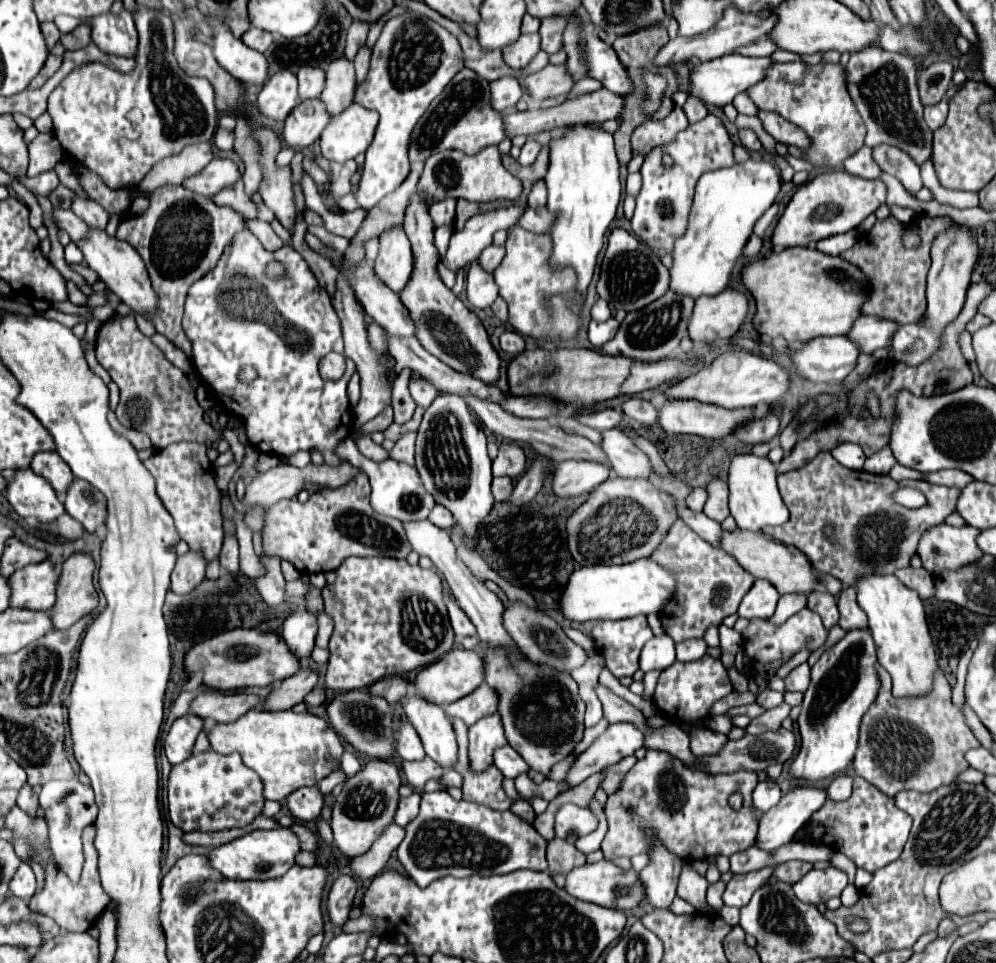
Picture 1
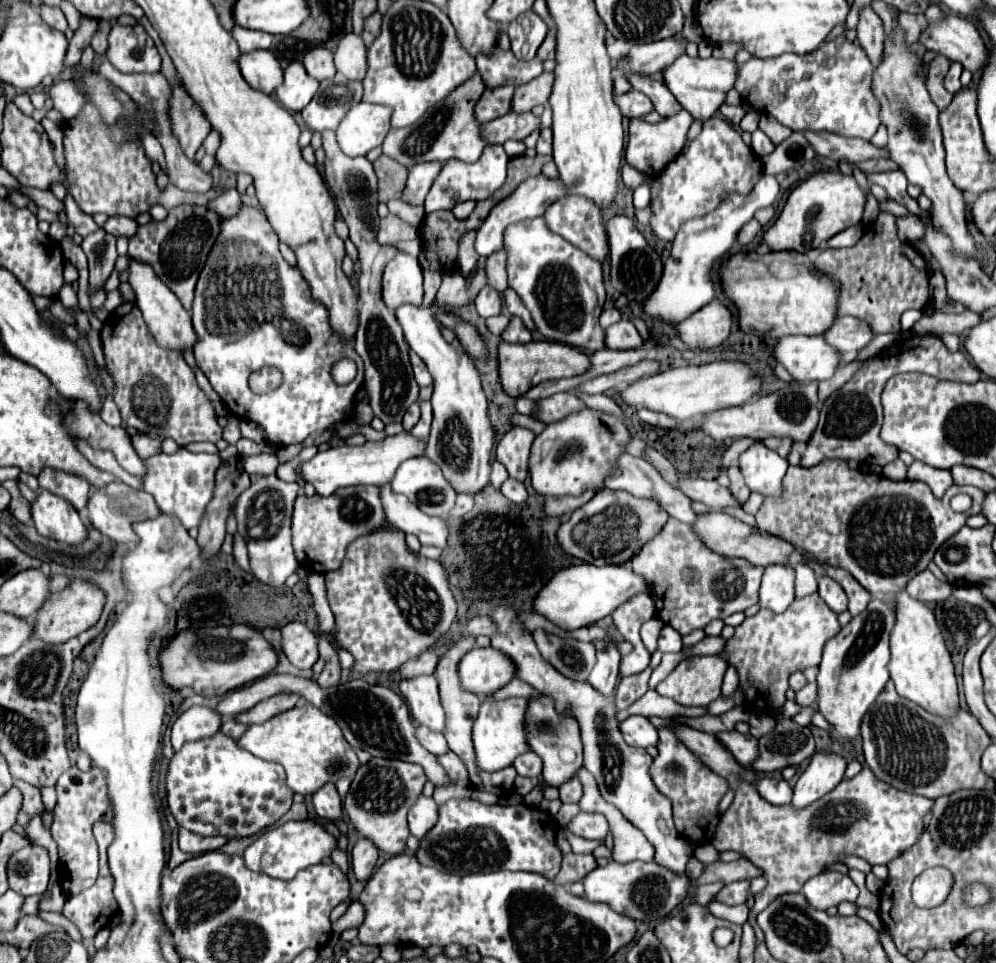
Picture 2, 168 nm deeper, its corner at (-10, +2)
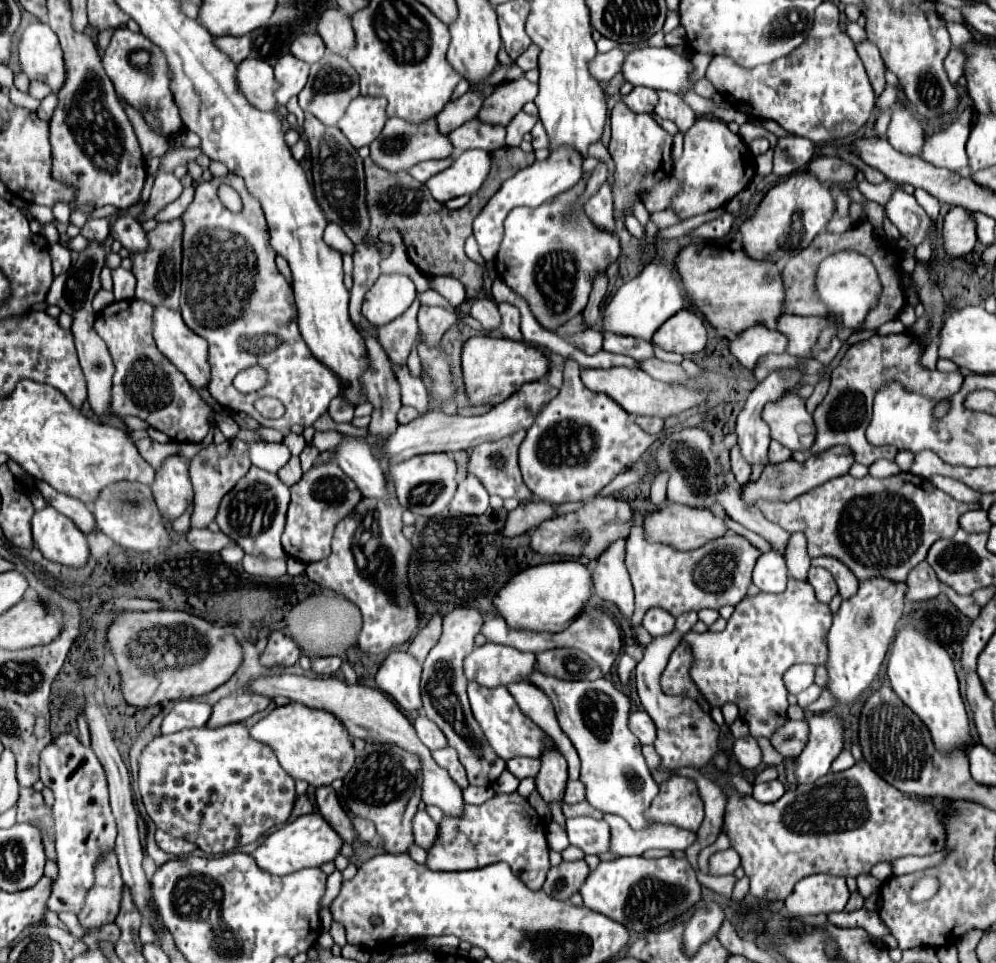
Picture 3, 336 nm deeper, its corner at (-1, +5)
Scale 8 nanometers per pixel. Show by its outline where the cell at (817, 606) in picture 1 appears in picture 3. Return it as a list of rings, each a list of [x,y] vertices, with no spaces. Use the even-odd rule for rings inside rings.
[[[811,568],[809,570],[809,584],[815,588],[819,602],[829,604],[833,600],[833,596],[837,594],[837,584],[825,568]]]

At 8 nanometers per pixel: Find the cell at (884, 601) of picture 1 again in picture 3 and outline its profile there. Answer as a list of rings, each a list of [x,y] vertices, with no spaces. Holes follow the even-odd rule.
[[[903,622],[893,638],[887,662],[887,676],[893,692],[925,722],[939,750],[971,742],[969,720],[965,704],[961,700],[953,660],[943,646],[923,636],[923,632],[919,632],[911,622]]]

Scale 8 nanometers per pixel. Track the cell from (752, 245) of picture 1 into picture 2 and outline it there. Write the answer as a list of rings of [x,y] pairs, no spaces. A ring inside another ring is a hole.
[[[752,219],[750,223],[746,223],[740,231],[738,231],[738,237],[736,237],[736,243],[738,245],[748,245],[758,233],[762,231],[762,227],[760,227],[760,223],[756,221],[756,219]]]

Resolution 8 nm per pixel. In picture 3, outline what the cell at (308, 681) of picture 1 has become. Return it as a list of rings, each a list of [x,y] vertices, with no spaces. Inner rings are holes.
[[[233,694],[225,696],[213,706],[213,714],[207,722],[209,728],[219,728],[235,722],[243,722],[245,718],[253,716],[255,712],[267,710],[271,698],[259,696],[259,694]]]

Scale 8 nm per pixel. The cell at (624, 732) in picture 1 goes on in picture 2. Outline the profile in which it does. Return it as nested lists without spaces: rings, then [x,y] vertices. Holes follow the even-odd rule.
[[[632,715],[620,723],[620,731],[626,739],[626,743],[632,743],[634,747],[650,747],[658,743],[658,731],[652,727],[648,717]]]

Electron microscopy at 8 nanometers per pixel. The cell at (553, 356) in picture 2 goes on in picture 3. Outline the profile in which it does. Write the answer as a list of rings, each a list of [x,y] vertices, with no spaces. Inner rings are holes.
[[[473,336],[463,346],[461,366],[465,374],[469,400],[477,406],[481,404],[495,406],[507,400],[511,394],[515,394],[523,384],[545,378],[549,374],[551,360],[539,348],[529,346],[527,342],[513,342],[495,336]]]

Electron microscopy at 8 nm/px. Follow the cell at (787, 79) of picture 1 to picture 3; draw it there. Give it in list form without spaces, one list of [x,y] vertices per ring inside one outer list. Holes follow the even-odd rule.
[[[823,2],[815,12],[815,24],[807,36],[807,40],[795,48],[789,56],[783,56],[771,64],[755,66],[755,68],[743,68],[735,64],[729,56],[713,56],[709,68],[707,68],[709,82],[717,88],[717,92],[729,100],[729,104],[759,120],[775,120],[781,124],[789,134],[809,138],[811,142],[831,142],[839,138],[847,138],[855,134],[859,128],[863,128],[875,108],[875,92],[871,88],[871,82],[865,74],[863,62],[855,50],[853,40],[839,30],[839,10],[833,2]]]

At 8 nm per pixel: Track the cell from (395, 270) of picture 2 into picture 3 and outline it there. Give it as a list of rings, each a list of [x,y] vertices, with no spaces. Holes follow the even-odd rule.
[[[381,272],[371,290],[365,294],[363,316],[377,326],[389,324],[411,306],[415,296],[415,284],[407,274]]]

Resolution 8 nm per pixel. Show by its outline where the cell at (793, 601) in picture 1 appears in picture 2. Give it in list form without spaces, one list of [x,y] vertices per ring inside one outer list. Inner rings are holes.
[[[798,563],[796,567],[796,597],[812,595],[818,589],[818,577],[808,563]]]

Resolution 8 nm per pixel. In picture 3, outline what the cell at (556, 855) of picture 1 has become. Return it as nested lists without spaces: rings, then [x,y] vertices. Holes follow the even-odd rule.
[[[585,860],[561,862],[559,866],[553,866],[549,870],[543,890],[557,900],[567,900],[571,894],[575,894],[581,888],[587,874],[589,874],[589,866]]]

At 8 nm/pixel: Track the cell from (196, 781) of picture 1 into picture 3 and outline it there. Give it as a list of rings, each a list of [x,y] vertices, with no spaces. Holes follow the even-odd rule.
[[[227,724],[227,726],[221,726],[221,728],[207,728],[205,726],[205,728],[181,730],[181,732],[175,732],[175,734],[169,734],[169,736],[157,736],[153,742],[149,742],[147,748],[143,750],[141,758],[139,758],[139,792],[141,792],[143,804],[149,812],[149,816],[157,824],[157,828],[169,832],[171,836],[185,838],[185,840],[197,844],[207,854],[225,854],[225,852],[237,848],[239,844],[255,842],[261,834],[269,832],[273,826],[283,824],[289,818],[293,802],[295,802],[295,780],[281,768],[275,754],[271,752],[271,748],[257,742],[257,740],[253,740],[249,736],[249,730],[243,724]]]

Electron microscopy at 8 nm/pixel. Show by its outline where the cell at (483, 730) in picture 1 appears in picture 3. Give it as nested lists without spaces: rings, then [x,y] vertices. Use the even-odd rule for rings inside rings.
[[[469,682],[469,702],[471,702],[471,710],[475,720],[479,722],[483,734],[487,736],[487,742],[491,744],[493,752],[503,758],[515,758],[515,756],[531,756],[531,758],[539,758],[543,752],[543,746],[549,742],[547,734],[533,724],[531,718],[527,718],[519,706],[515,704],[513,696],[507,692],[505,686],[497,686],[497,688],[485,688],[479,686],[475,682]]]

